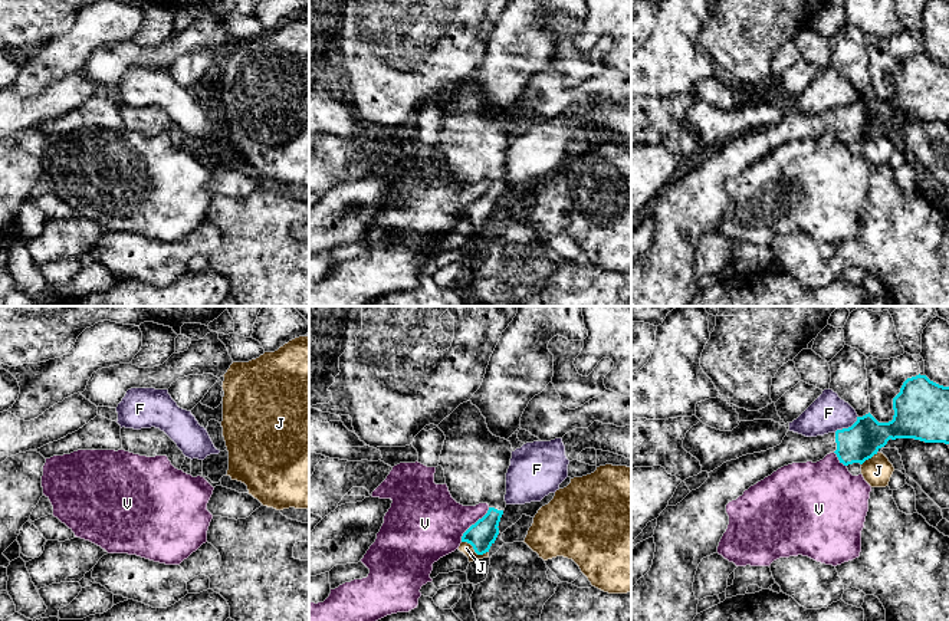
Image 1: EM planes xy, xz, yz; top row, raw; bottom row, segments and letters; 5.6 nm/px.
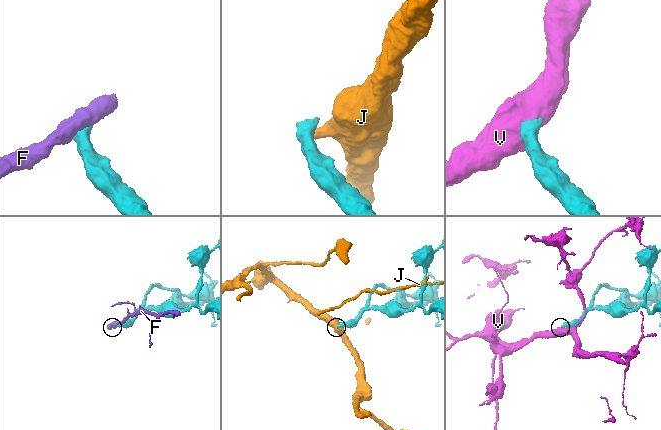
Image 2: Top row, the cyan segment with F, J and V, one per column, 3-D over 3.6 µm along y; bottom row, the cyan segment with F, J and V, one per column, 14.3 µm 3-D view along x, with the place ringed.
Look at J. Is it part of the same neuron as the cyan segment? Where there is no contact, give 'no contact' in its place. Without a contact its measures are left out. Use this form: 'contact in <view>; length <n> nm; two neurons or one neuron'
contact in xz; length 170 nm; two neurons

